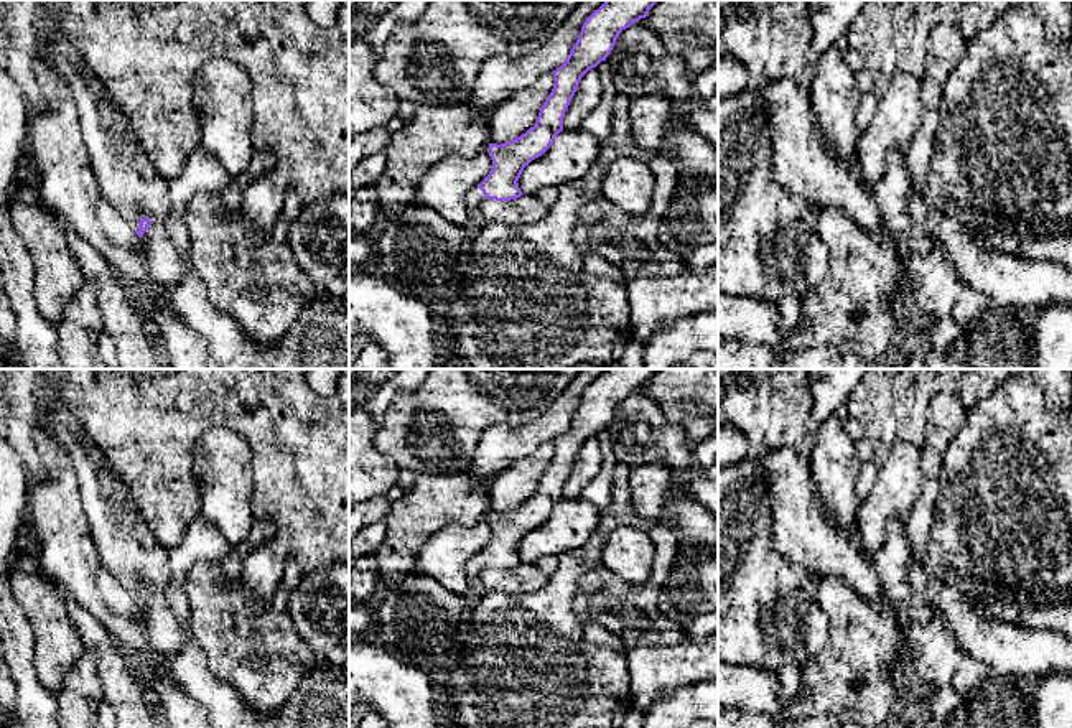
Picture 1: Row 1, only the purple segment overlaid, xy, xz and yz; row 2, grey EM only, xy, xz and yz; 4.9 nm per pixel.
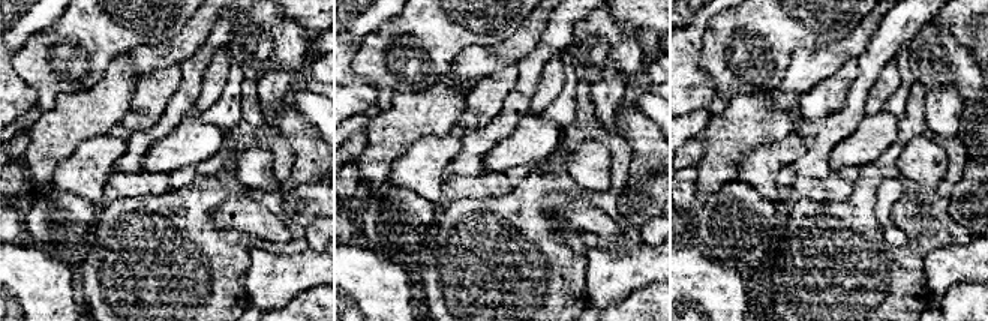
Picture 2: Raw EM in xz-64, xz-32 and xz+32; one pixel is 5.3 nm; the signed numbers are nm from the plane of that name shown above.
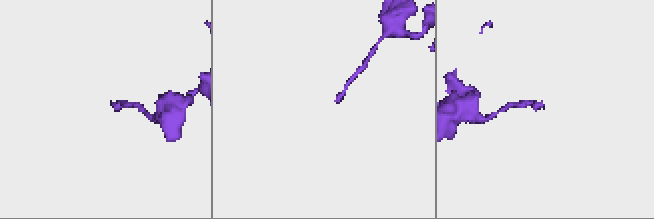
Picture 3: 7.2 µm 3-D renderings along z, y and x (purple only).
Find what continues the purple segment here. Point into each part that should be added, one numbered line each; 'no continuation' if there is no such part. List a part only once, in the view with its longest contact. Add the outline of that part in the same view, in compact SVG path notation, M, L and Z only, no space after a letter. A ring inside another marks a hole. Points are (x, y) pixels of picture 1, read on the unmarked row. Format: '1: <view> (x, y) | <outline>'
1: xz (475, 565) | M474 555L474 557L468 562L468 565L466 565L468 581L471 581L471 583L474 585L474 588L473 588L473 596L476 596L476 595L479 593L479 590L476 588L476 581L478 581L478 576L481 575L481 572L482 572L484 568L486 568L486 567L484 567L482 560L481 560L478 555ZM471 596L471 598L473 598L473 596Z

